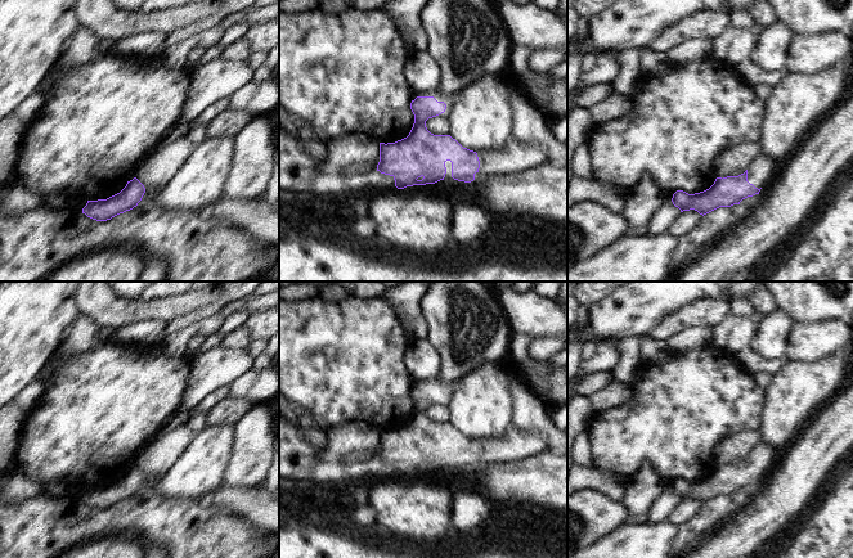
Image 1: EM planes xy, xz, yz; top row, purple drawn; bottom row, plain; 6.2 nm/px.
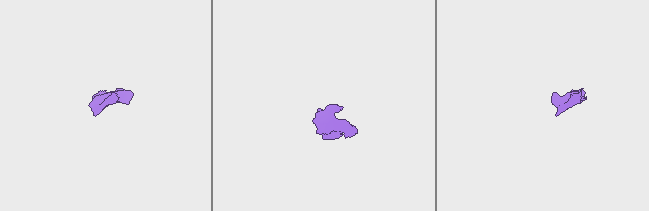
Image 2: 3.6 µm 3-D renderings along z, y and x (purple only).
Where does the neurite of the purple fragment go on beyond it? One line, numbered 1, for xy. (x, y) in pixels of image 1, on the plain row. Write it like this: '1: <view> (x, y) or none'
1: none

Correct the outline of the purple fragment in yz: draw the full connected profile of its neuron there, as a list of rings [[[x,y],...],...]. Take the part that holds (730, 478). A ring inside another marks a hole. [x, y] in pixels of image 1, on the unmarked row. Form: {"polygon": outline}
{"polygon": [[[760,442],[744,462],[717,465],[709,477],[700,481],[688,482],[677,478],[672,490],[681,500],[695,498],[702,504],[719,495],[740,492],[742,487],[759,482],[772,463],[773,453],[771,447]]]}

